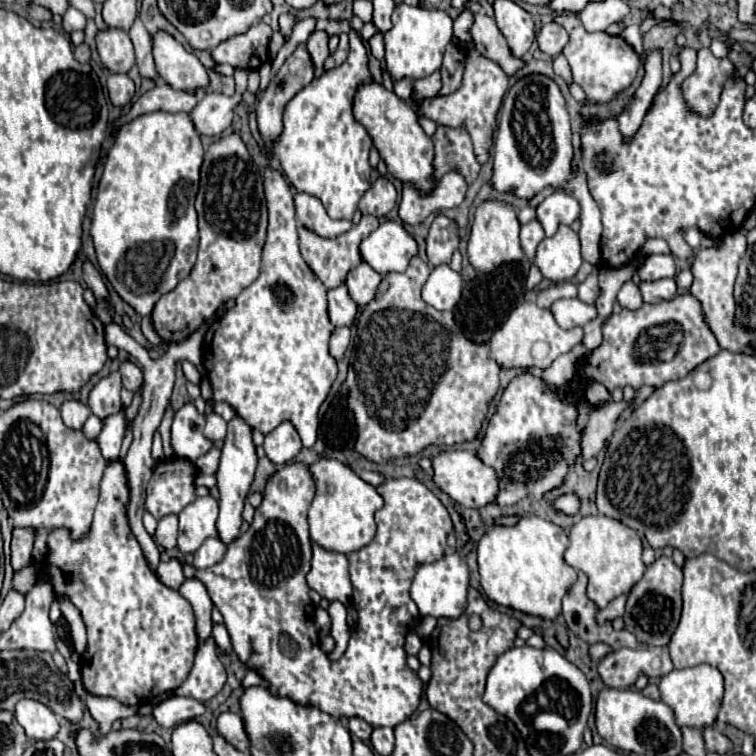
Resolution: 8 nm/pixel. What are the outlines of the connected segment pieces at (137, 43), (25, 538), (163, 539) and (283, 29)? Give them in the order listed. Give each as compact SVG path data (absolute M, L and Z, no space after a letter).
M140 19L134 21L134 25L130 29L130 39L136 49L136 65L140 69L140 77L156 81L158 73L156 73L156 65L152 59L152 35L144 29Z
M30 529L12 531L12 567L14 571L18 571L20 567L32 561L32 541L34 541L34 535Z
M176 515L162 517L156 529L156 543L162 545L166 551L172 551L176 547L176 539L178 539L178 517Z
M282 13L282 15L280 15L280 19L278 19L278 23L280 23L280 33L282 33L282 35L284 35L284 39L288 41L288 39L290 39L290 35L292 35L294 25L296 25L296 23L300 23L300 19L296 19L292 13Z

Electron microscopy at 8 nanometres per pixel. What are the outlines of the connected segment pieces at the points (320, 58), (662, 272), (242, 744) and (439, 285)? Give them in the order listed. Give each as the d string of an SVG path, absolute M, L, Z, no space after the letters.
M314 31L308 37L306 45L308 45L308 53L310 53L312 61L314 61L314 67L322 69L326 57L328 57L328 33L326 31Z
M648 255L642 265L638 267L638 275L642 281L656 281L664 277L676 275L676 265L672 255Z
M222 713L216 721L216 733L224 737L238 751L248 751L248 737L244 733L242 717L236 713Z
M448 265L432 269L428 281L422 287L422 299L438 311L452 311L462 295L462 277Z

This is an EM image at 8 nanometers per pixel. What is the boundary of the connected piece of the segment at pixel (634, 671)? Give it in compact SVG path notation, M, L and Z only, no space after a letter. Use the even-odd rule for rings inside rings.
M668 647L652 649L618 649L610 651L598 661L598 675L606 687L626 689L632 687L640 675L646 677L664 677L674 669L668 655Z

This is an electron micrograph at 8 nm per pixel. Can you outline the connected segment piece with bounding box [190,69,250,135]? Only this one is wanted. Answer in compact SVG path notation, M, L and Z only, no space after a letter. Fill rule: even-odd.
M248 69L235 70L233 76L237 76L237 82L245 82L245 88L237 86L232 97L226 97L222 93L204 93L204 97L190 115L200 135L220 135L226 127L230 127L234 109L241 102L242 94L247 89L249 72Z

